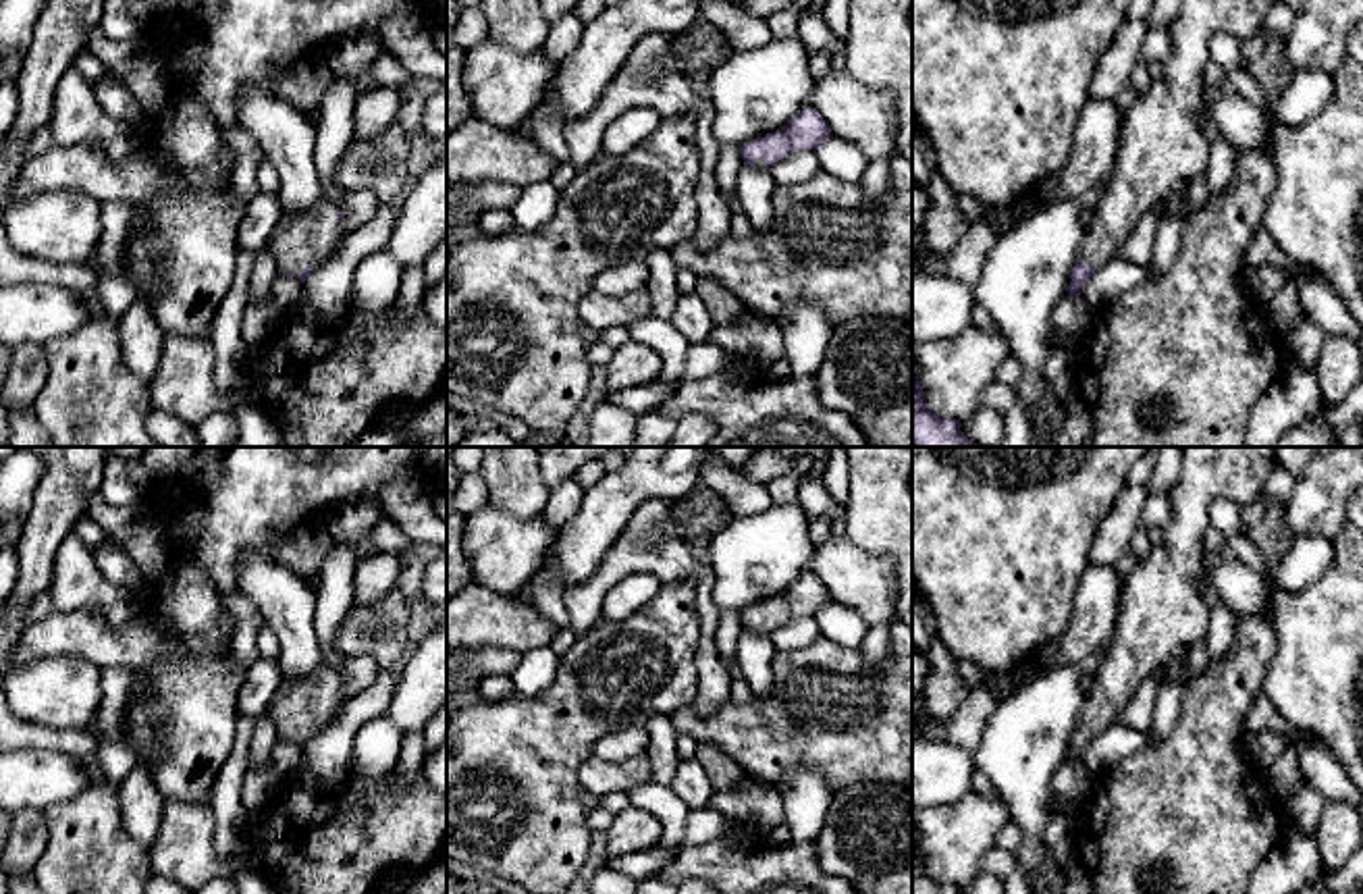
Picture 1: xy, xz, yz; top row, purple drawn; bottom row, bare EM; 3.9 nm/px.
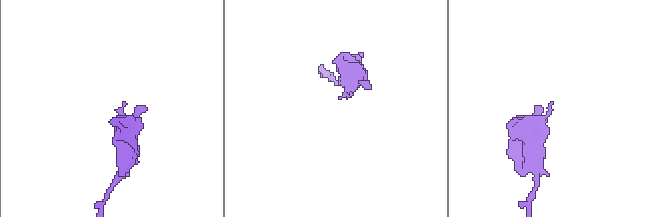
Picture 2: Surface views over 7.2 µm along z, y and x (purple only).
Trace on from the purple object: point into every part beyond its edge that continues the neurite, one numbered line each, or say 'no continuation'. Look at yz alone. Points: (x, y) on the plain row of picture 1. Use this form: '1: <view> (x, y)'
1: yz (1162, 610)

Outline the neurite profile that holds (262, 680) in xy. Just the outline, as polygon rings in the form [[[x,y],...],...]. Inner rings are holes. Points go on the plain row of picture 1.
[[[258,657],[247,669],[239,690],[239,713],[260,719],[268,715],[274,694],[283,688],[276,659]]]

